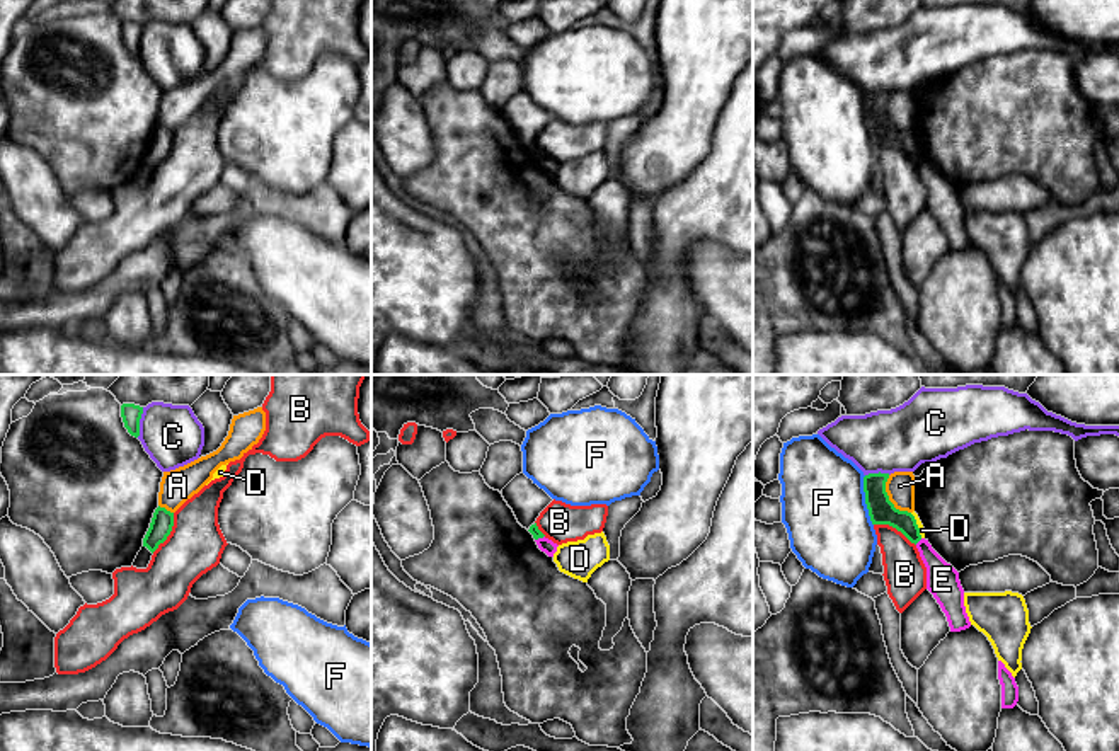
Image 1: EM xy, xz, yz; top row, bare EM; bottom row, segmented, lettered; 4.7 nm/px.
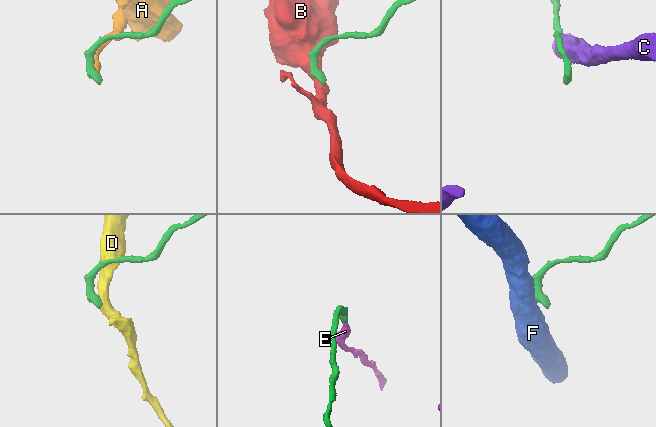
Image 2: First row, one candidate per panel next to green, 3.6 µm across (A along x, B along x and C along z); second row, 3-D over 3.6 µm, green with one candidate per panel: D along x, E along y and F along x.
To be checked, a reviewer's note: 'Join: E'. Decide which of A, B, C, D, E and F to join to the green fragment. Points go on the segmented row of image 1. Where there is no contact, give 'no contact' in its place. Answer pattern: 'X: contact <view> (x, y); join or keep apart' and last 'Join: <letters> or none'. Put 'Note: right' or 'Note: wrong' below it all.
A: contact yz (888, 499); keep apart
B: contact xy (169, 533); keep apart
C: contact xy (138, 423); keep apart
D: contact yz (917, 525); keep apart
E: contact yz (918, 540); join
F: contact yz (866, 501); keep apart
Join: E
Note: right

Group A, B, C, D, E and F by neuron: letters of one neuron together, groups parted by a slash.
A / B / C / D / E / F

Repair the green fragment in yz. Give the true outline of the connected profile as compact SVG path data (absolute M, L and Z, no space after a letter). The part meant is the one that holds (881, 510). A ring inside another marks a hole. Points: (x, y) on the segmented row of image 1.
M881 472L864 477L865 504L872 525L889 525L916 545L927 567L927 589L933 594L945 613L950 632L969 628L971 622L964 606L964 589L959 581L959 572L932 548L928 540L920 535L913 514L894 507L886 492L887 479L889 473Z

